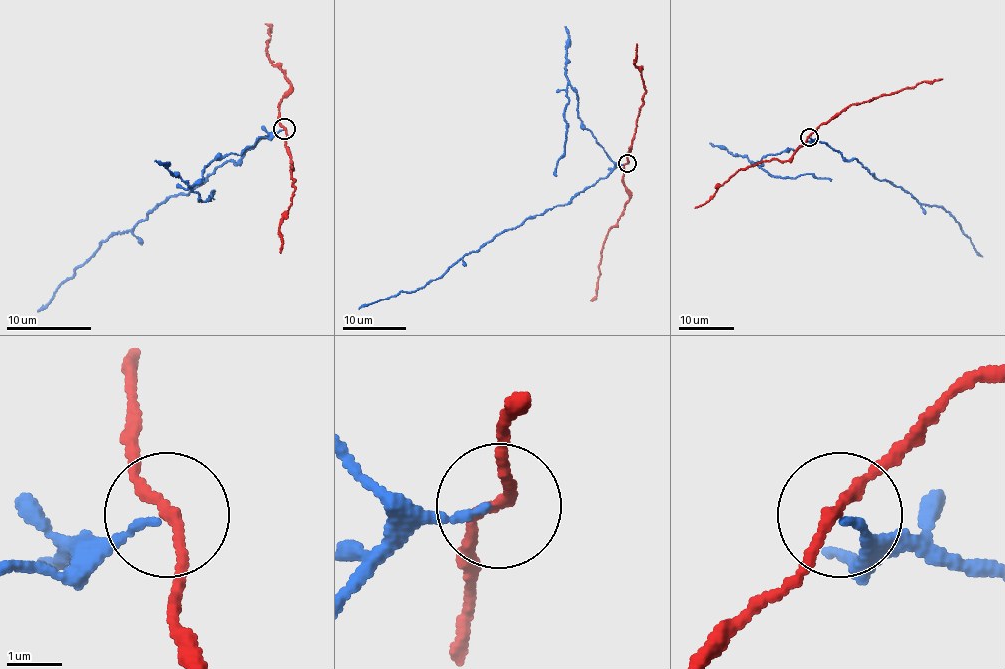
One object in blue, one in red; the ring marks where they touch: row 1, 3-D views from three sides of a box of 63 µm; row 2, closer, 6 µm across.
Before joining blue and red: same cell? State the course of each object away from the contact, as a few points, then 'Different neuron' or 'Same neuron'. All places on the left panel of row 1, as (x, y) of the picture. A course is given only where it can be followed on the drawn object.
Course of blue: (282, 130), (259, 139), (236, 164), (228, 161), (188, 194), (167, 197), (131, 231), (103, 240), (37, 312). Course of red: (284, 128), (277, 108), (291, 86), (285, 72), (267, 55), (267, 29), (272, 28), (264, 23). Different neuron

